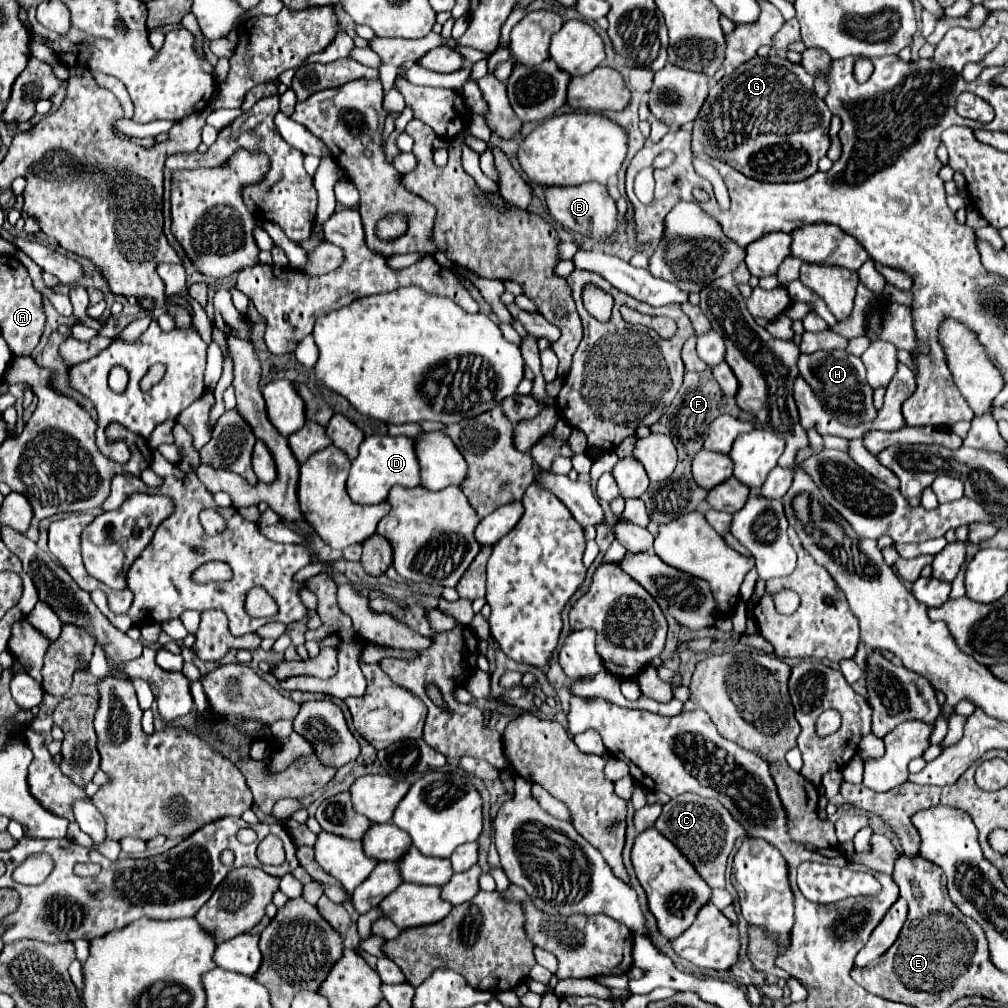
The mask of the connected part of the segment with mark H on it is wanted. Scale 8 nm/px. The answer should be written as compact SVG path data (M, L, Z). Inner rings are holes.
M815 352L815 354L801 354L799 356L799 372L801 378L813 388L817 398L823 402L823 408L833 414L843 424L861 424L873 420L877 416L873 406L873 390L865 380L865 366L861 358L839 352Z

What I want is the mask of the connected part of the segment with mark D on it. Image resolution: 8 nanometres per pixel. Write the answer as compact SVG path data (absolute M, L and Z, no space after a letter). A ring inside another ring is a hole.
M365 436L359 448L359 456L351 464L347 492L357 504L379 504L387 500L389 490L401 484L405 488L415 488L421 484L421 466L417 460L415 440L407 436Z

